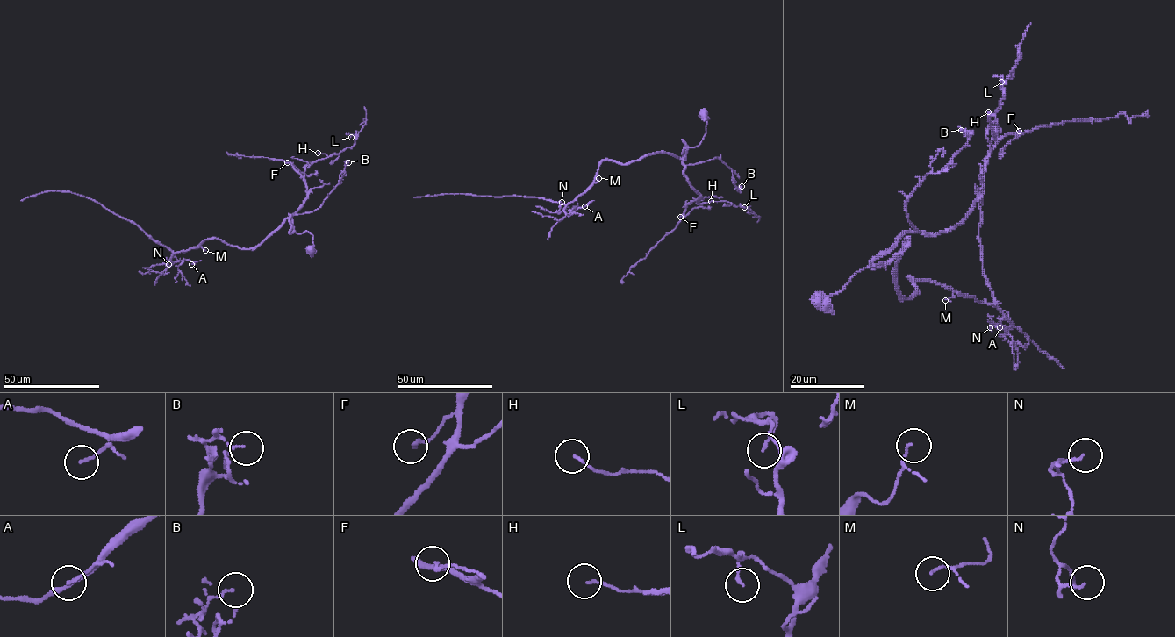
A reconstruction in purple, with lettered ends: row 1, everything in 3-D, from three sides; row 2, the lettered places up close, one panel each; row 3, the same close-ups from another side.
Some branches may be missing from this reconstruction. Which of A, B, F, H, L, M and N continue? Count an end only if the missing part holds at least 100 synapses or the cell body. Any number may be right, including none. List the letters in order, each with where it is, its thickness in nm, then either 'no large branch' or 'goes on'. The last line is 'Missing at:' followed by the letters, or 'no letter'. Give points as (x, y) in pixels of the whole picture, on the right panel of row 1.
A: place (999, 327); calibre 110 nm; no large branch
B: place (961, 130); calibre 100 nm; no large branch
F: place (1019, 131); calibre 160 nm; no large branch
H: place (988, 111); calibre 90 nm; no large branch
L: place (1001, 82); calibre 130 nm; no large branch
M: place (945, 300); calibre 80 nm; no large branch
N: place (990, 327); calibre 70 nm; no large branch
Missing at: no letter

